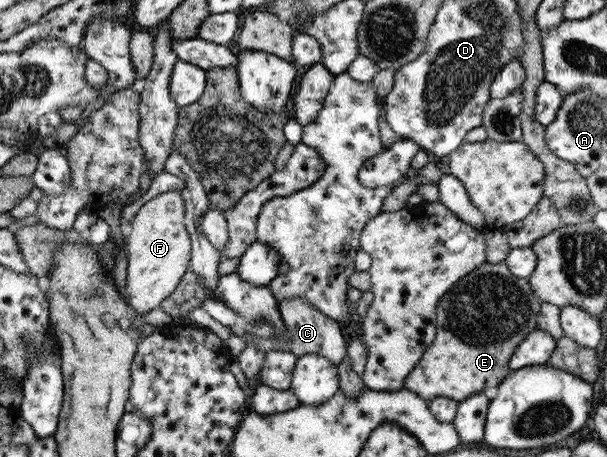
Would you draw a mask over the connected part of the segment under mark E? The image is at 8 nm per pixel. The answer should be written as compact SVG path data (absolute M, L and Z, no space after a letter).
M504 261L480 265L475 271L462 277L442 296L437 307L437 336L426 348L420 362L404 378L404 387L426 401L434 397L446 397L463 401L468 396L482 392L484 388L498 386L511 371L508 362L520 341L537 327L541 298L534 293L528 278L512 274Z

